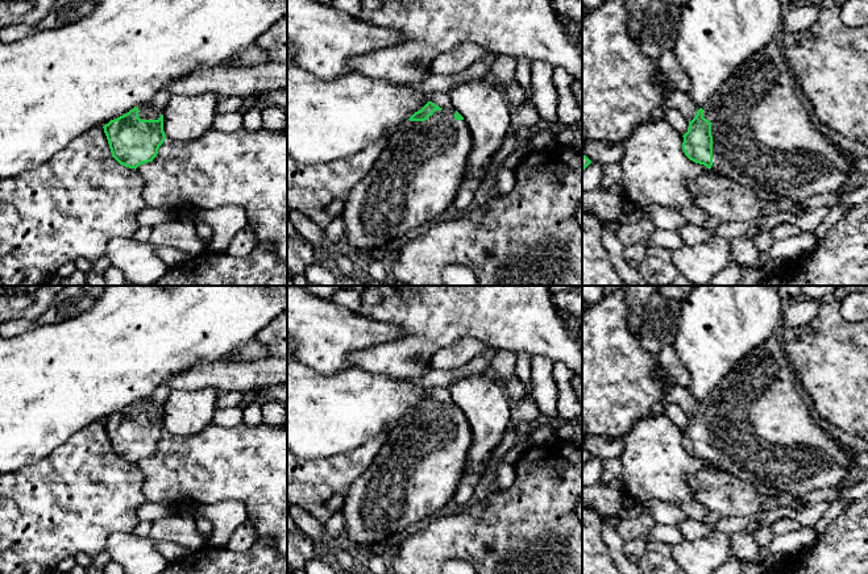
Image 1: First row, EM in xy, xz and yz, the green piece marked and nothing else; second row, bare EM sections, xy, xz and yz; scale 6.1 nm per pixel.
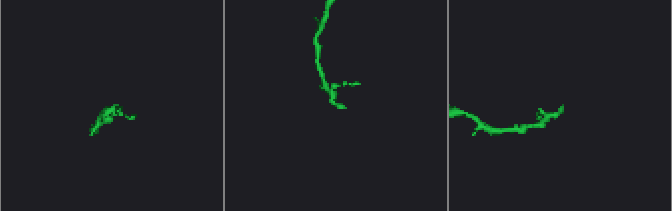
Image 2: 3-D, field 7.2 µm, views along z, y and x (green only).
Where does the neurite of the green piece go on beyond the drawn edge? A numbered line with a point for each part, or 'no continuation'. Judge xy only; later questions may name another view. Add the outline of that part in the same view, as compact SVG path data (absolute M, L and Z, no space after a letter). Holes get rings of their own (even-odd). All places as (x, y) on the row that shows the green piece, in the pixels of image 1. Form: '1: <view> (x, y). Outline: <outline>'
1: xy (146, 111). Outline: M149 101L137 105L138 108L138 117L141 120L158 120L163 115L163 109L155 109Z

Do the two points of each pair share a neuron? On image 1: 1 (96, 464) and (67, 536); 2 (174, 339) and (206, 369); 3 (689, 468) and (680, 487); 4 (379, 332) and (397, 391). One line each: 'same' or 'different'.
1: same
2: different
3: same
4: different

